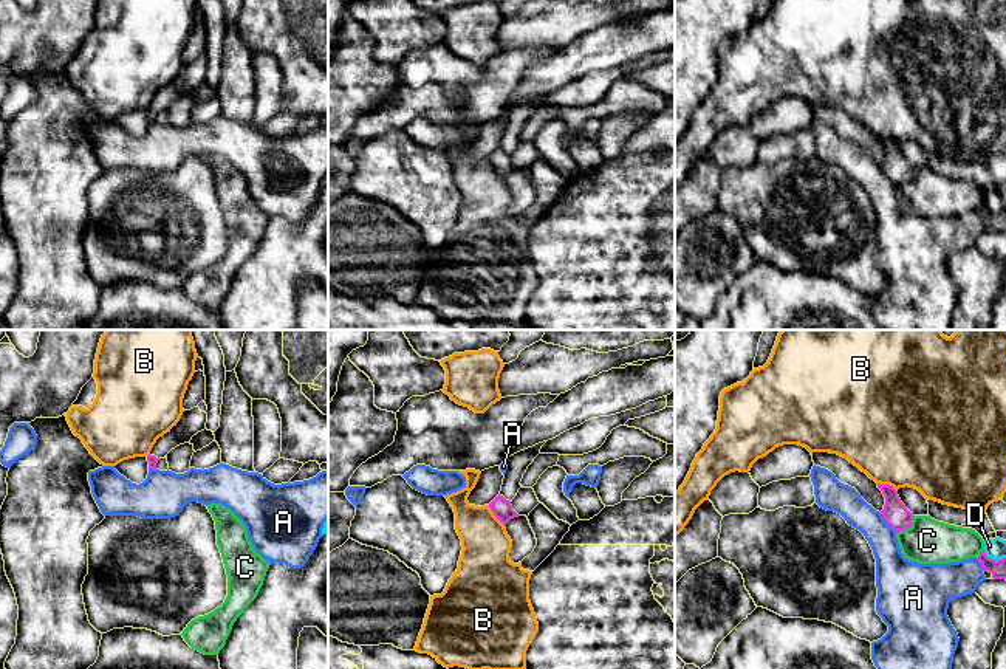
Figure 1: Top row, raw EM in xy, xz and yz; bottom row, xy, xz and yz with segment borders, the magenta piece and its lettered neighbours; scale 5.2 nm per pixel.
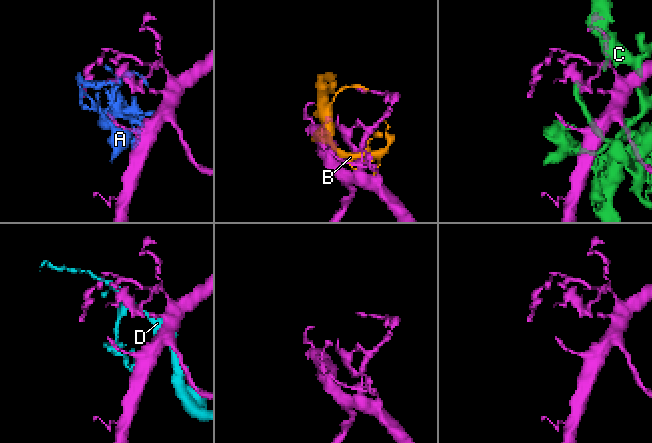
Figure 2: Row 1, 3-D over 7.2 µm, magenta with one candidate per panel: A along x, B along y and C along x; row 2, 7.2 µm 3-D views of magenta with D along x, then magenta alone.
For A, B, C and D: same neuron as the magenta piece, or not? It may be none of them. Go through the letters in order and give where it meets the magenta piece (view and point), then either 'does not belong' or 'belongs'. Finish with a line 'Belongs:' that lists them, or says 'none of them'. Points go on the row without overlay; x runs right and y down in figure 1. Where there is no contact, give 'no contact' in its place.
A: yz (887, 175) | does not belong
B: xz (494, 168) | does not belong
C: yz (907, 180) | does not belong
D: yz (992, 212) | does not belong
Belongs: none of them

